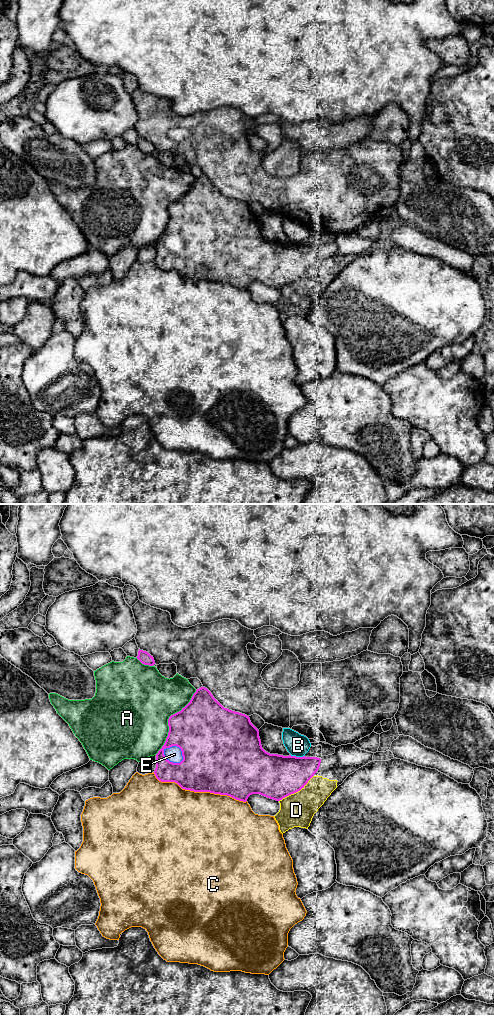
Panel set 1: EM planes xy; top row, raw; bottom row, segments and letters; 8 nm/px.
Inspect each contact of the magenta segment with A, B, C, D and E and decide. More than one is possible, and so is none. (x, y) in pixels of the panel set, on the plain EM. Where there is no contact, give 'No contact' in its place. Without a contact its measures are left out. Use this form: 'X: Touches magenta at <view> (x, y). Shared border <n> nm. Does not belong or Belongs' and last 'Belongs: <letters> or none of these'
A: Touches magenta at xy (168, 208). Shared border 600 nm. Does not belong
B: Touches magenta at xy (297, 245). Shared border 120 nm. Does not belong
C: Touches magenta at xy (199, 279). Shared border 800 nm. Does not belong
D: Touches magenta at xy (296, 279). Shared border 360 nm. Does not belong
E: Touches magenta at xy (169, 249). Shared border 190 nm. Belongs
Belongs: E

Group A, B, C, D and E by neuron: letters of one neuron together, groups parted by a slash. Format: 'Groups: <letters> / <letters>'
Groups: A / B / C / D / E

